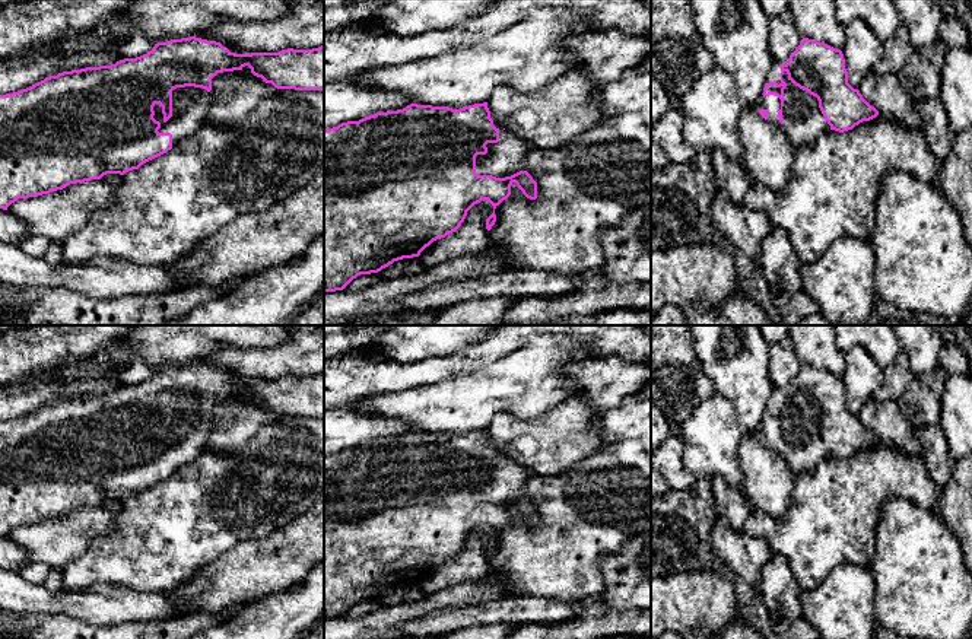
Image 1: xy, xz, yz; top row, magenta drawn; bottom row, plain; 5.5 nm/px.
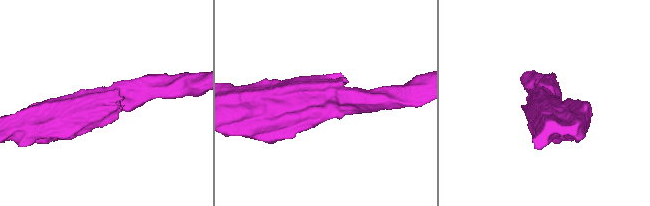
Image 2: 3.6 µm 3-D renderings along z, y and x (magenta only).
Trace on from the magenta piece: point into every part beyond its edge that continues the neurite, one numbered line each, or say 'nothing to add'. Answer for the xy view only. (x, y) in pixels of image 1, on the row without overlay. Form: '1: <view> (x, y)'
1: xy (190, 431)

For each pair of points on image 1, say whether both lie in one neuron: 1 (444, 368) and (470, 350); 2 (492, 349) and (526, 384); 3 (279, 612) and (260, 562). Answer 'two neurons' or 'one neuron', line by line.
1: one neuron
2: two neurons
3: two neurons

